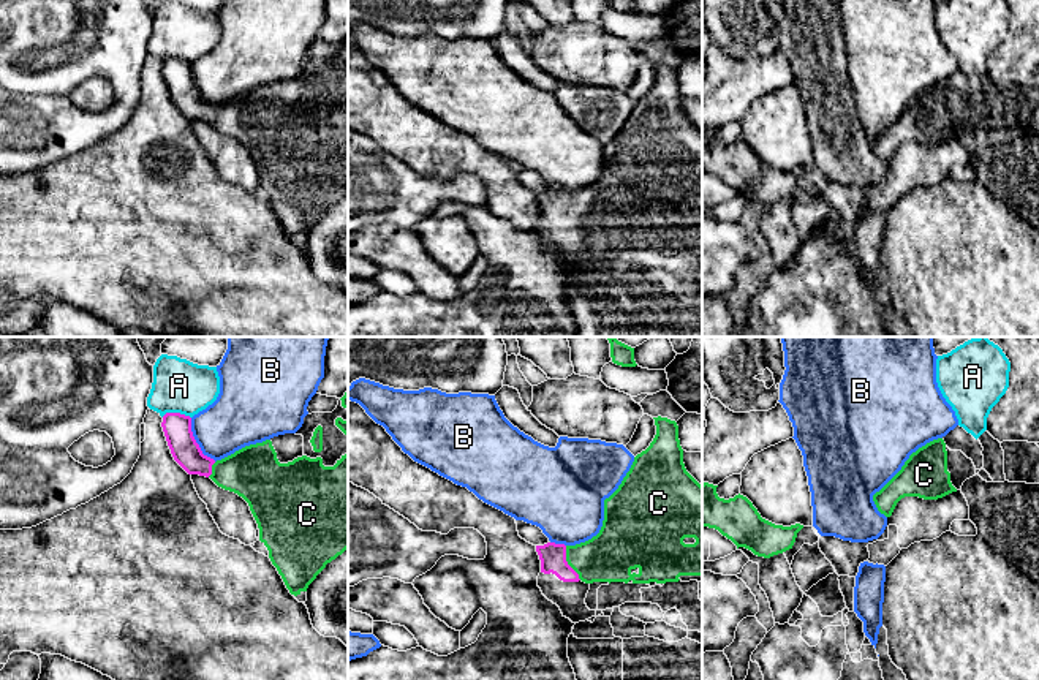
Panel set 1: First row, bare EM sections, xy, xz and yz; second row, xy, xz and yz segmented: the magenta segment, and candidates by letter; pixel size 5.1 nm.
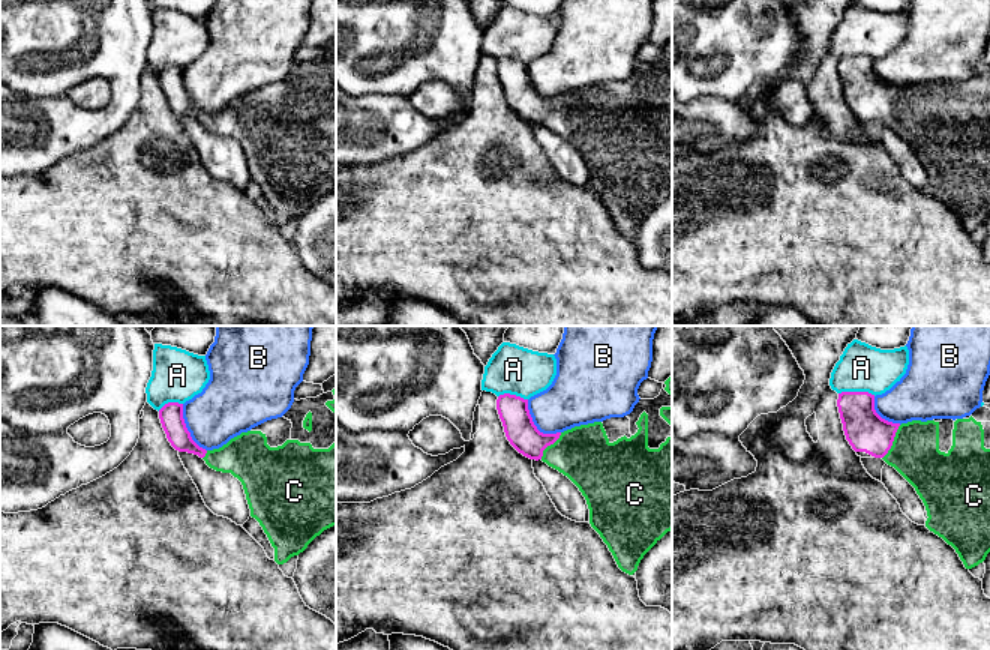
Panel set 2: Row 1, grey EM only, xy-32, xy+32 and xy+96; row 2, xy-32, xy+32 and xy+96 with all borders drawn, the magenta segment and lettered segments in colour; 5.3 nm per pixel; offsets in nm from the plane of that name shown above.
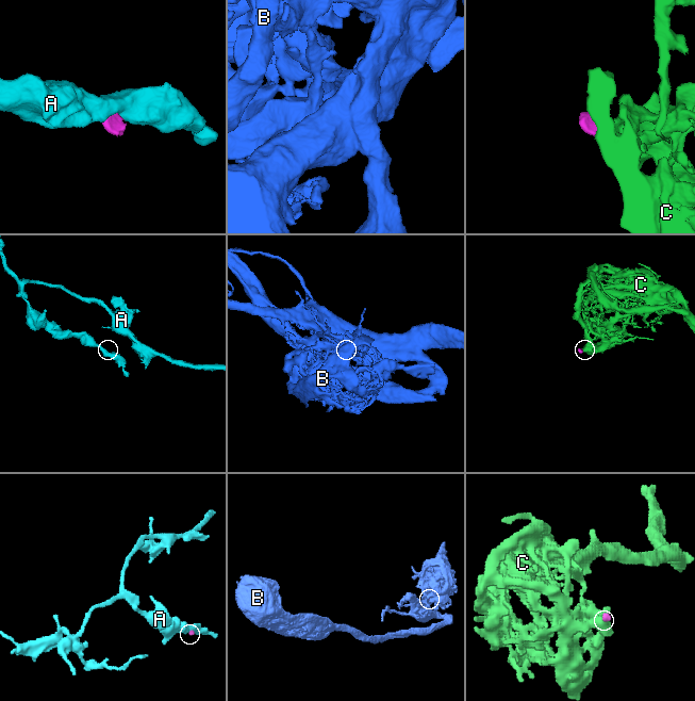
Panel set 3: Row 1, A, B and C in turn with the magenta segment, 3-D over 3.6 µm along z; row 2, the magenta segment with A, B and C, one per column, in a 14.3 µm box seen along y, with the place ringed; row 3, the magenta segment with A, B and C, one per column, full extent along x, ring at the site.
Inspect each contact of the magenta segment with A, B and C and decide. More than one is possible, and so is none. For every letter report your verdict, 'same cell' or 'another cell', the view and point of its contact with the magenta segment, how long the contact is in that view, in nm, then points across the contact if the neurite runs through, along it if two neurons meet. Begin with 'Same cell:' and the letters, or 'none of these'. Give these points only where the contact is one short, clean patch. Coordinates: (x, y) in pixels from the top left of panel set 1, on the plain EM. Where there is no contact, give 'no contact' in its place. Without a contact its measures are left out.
Same cell: C
A: another cell | xy (176, 59) | 150 nm | along xy (162, 62), (166, 59), (184, 59), (190, 64)
B: another cell | xy (195, 87) | 260 nm | along xy (190, 64), (190, 76), (195, 87), (204, 100), (215, 106)
C: same cell | xz (566, 209) | 190 nm | across xz (552, 201), (566, 209), (609, 203)

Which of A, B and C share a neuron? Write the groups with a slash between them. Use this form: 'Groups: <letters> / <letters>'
Groups: A / B / C

